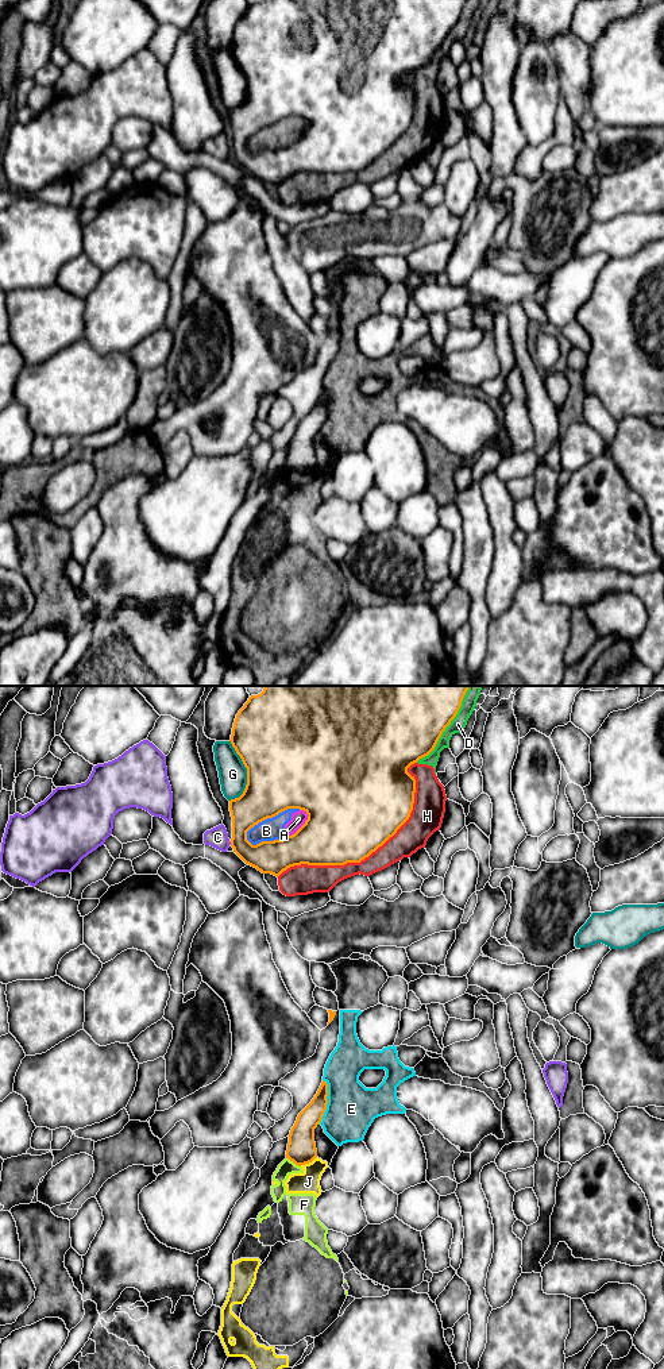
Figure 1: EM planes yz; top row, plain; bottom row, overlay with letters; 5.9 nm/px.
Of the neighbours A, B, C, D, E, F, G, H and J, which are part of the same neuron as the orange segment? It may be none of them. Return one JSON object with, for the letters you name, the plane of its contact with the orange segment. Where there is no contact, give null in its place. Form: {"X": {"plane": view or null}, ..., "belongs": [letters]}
{"belongs": []}

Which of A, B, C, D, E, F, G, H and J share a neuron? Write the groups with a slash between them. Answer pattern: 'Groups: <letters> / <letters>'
Groups: A B D E F H J / C / G

